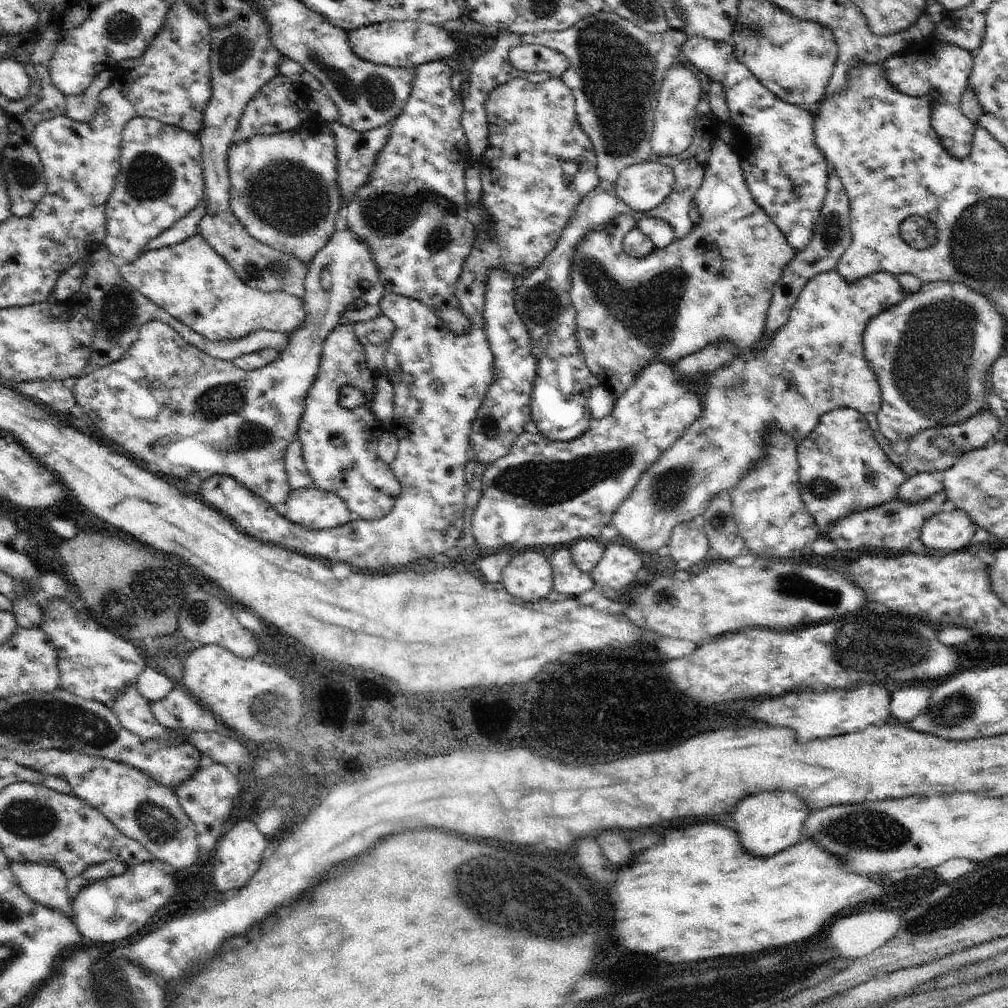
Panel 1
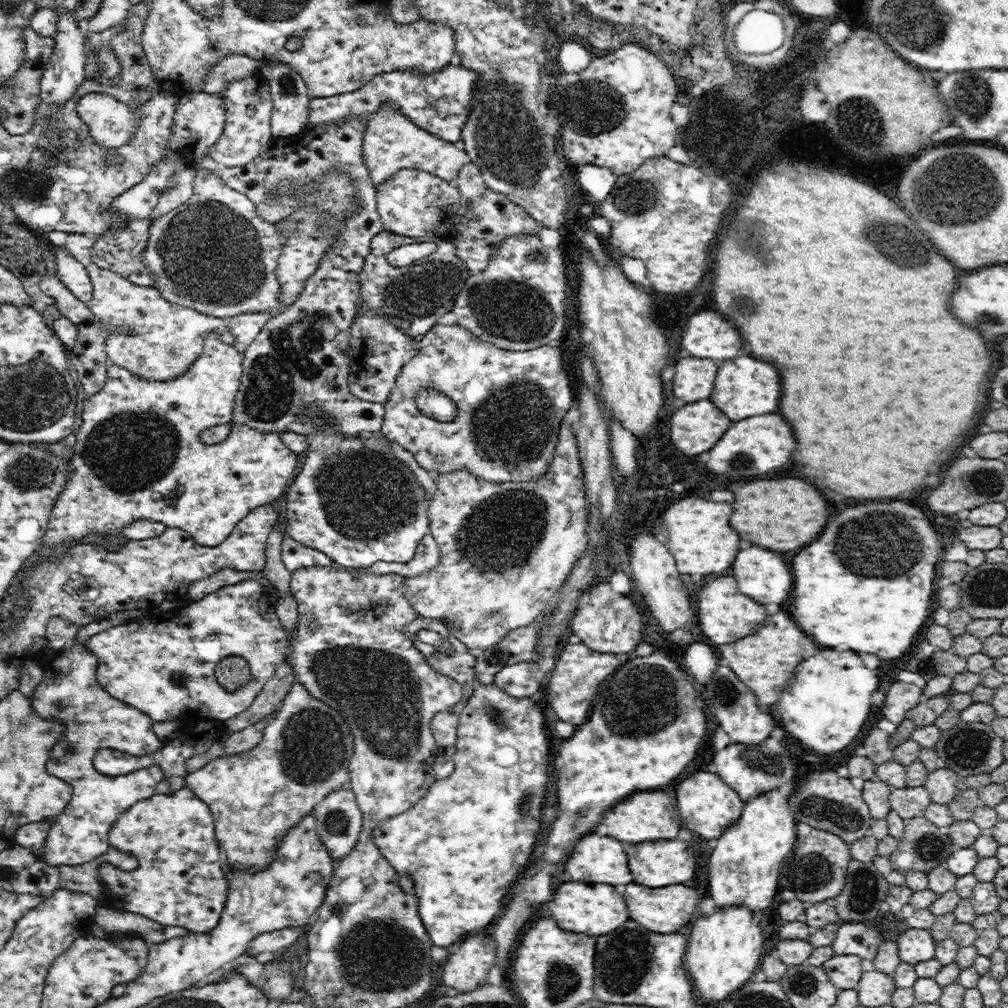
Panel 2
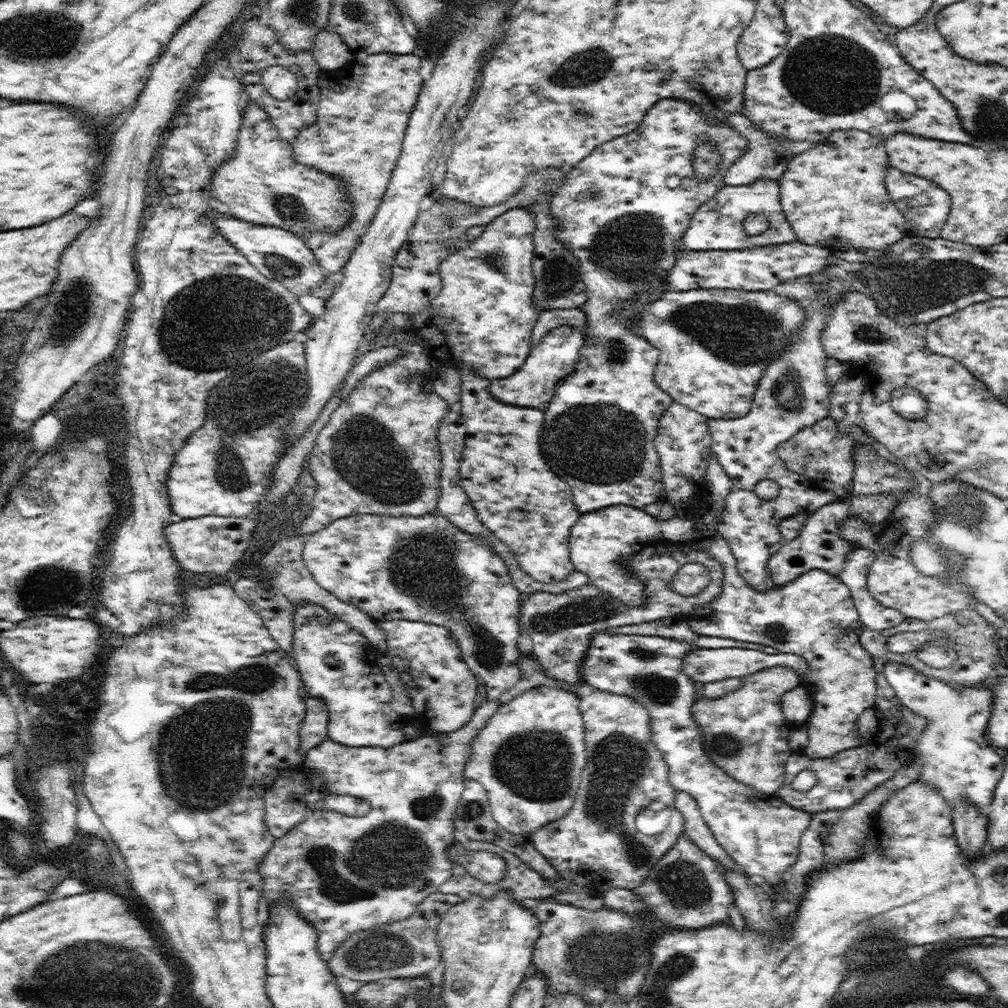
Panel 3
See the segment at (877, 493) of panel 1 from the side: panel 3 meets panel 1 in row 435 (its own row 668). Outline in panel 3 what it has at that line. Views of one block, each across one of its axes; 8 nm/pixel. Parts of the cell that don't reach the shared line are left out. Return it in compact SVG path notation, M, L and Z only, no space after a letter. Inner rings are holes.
M613 506L613 508L601 508L597 512L587 512L577 518L577 524L573 524L569 534L569 558L573 562L575 572L583 572L587 582L597 588L601 594L607 594L609 598L617 600L617 604L639 608L647 604L647 584L643 584L637 578L637 572L629 566L633 556L639 554L639 550L651 546L657 552L667 550L699 550L707 552L711 560L717 560L723 568L721 574L721 588L719 596L707 602L705 606L695 606L689 614L679 614L679 618L689 624L689 628L695 634L711 636L711 638L725 638L745 644L763 644L769 646L771 652L791 652L797 656L803 656L809 664L807 678L801 678L801 686L811 694L813 698L813 712L807 718L807 746L801 750L809 758L833 758L837 752L845 752L849 748L859 746L857 736L857 716L865 712L867 708L875 706L875 668L871 664L869 652L865 652L857 638L859 632L865 628L857 616L857 610L853 606L853 600L849 596L849 590L845 584L839 582L839 576L831 576L823 570L809 570L797 576L793 582L787 582L783 586L773 586L765 592L757 592L755 588L749 588L739 572L737 572L737 560L733 552L729 550L729 544L723 540L723 536L717 530L695 530L697 528L697 516L681 514L667 520L659 520L655 516L649 516L645 510L637 510L631 506ZM687 540L693 540L693 546L685 546Z

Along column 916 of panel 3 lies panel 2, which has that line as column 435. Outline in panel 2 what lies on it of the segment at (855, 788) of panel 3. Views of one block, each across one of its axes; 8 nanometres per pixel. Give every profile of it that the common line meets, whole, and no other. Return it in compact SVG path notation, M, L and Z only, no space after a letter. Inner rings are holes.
M418 616L414 622L410 622L408 624L408 628L406 628L406 636L410 638L410 642L412 644L416 644L416 648L418 648L418 652L422 652L426 658L428 658L428 664L432 664L438 672L442 672L442 674L446 674L446 676L450 676L450 678L454 678L454 680L458 680L462 686L464 686L464 700L462 700L462 704L456 704L454 708L450 708L450 710L442 710L442 712L438 712L436 716L434 716L434 720L432 720L432 736L434 736L434 740L436 740L436 746L442 750L442 748L448 748L448 746L456 746L456 738L458 738L458 722L460 722L460 714L462 714L462 710L464 710L464 704L468 702L468 698L472 696L472 690L474 690L474 682L476 682L476 654L472 654L472 652L468 652L468 648L452 634L452 630L442 622L442 620L434 620L434 618L422 618L422 616ZM418 630L436 630L436 632L440 632L442 636L444 636L444 642L450 642L450 652L452 654L446 654L446 656L434 656L434 658L430 658L430 654L434 652L434 646L430 646L430 644L424 644L424 642L420 642L420 638L418 638Z

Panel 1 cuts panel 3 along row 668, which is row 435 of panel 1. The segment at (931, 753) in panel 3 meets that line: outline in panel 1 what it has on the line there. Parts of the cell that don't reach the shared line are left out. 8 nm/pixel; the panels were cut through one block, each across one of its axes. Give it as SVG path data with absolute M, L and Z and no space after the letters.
M953 282L923 284L915 294L905 296L903 302L875 316L869 326L865 326L863 358L869 362L881 388L881 408L875 414L877 430L889 440L895 454L905 456L909 448L907 442L919 432L963 424L989 408L985 400L989 392L989 370L1005 346L1001 328L1003 316L989 298Z

